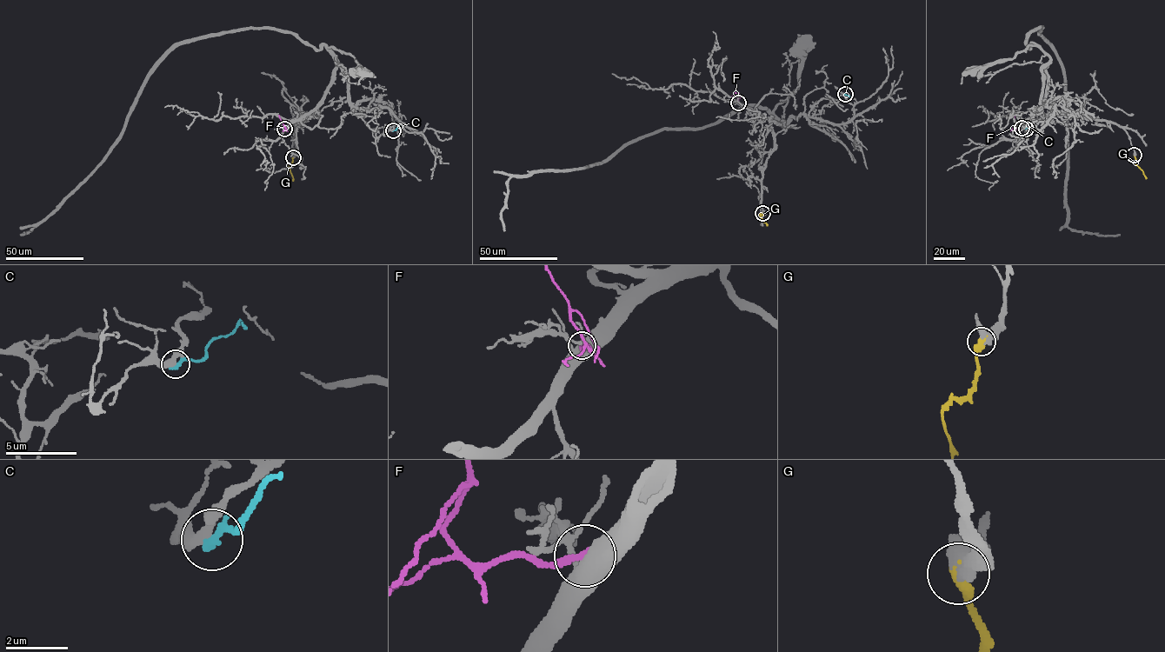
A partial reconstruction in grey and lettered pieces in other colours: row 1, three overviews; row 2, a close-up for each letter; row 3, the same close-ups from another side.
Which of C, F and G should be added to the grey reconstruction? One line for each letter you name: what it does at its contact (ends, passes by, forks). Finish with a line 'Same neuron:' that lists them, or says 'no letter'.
G: it ends
Same neuron: G

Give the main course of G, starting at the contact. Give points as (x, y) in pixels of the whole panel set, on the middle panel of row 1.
G: (762, 213), (760, 215), (767, 225)

